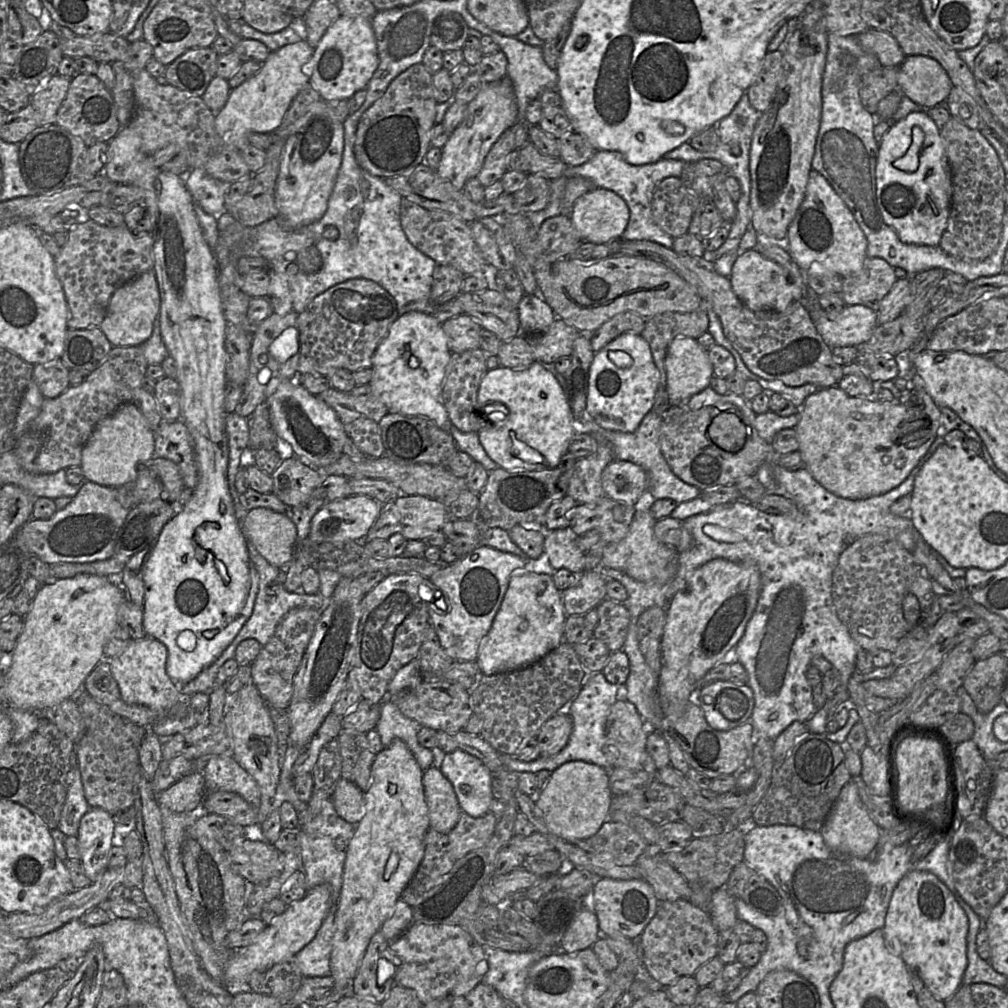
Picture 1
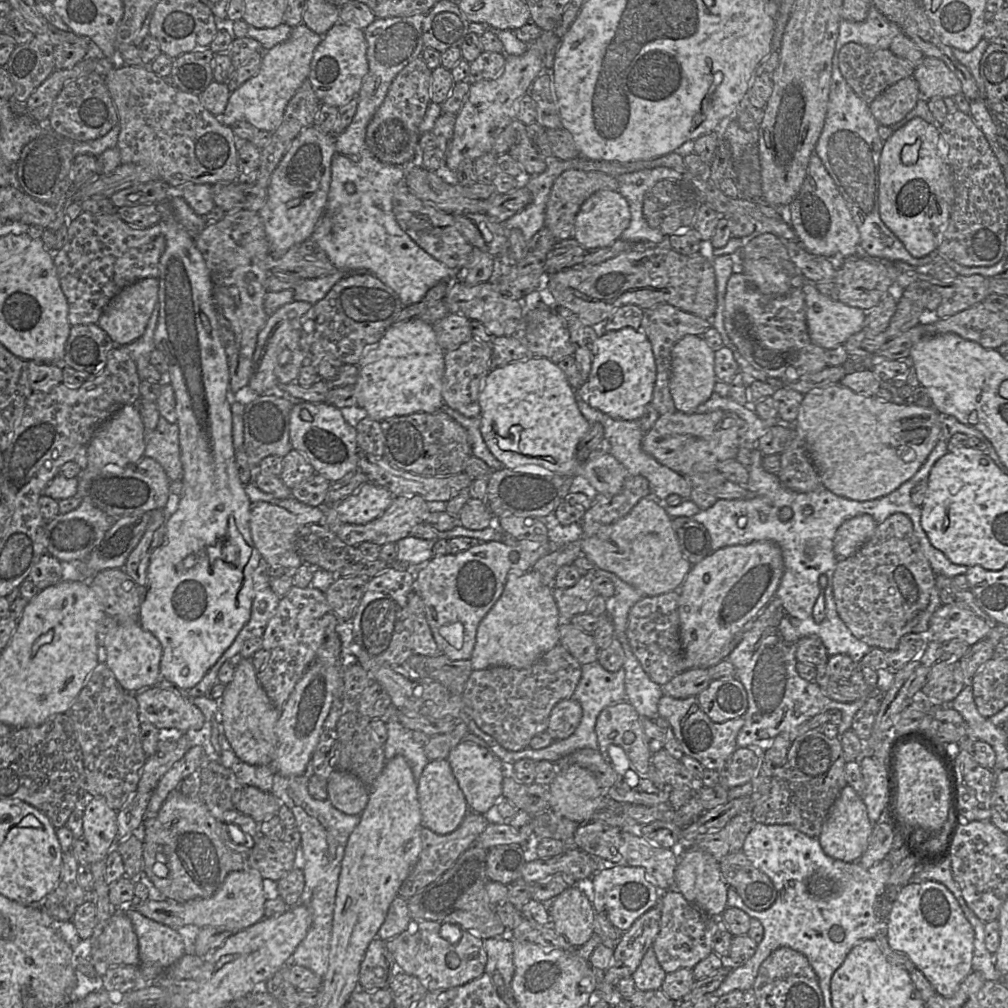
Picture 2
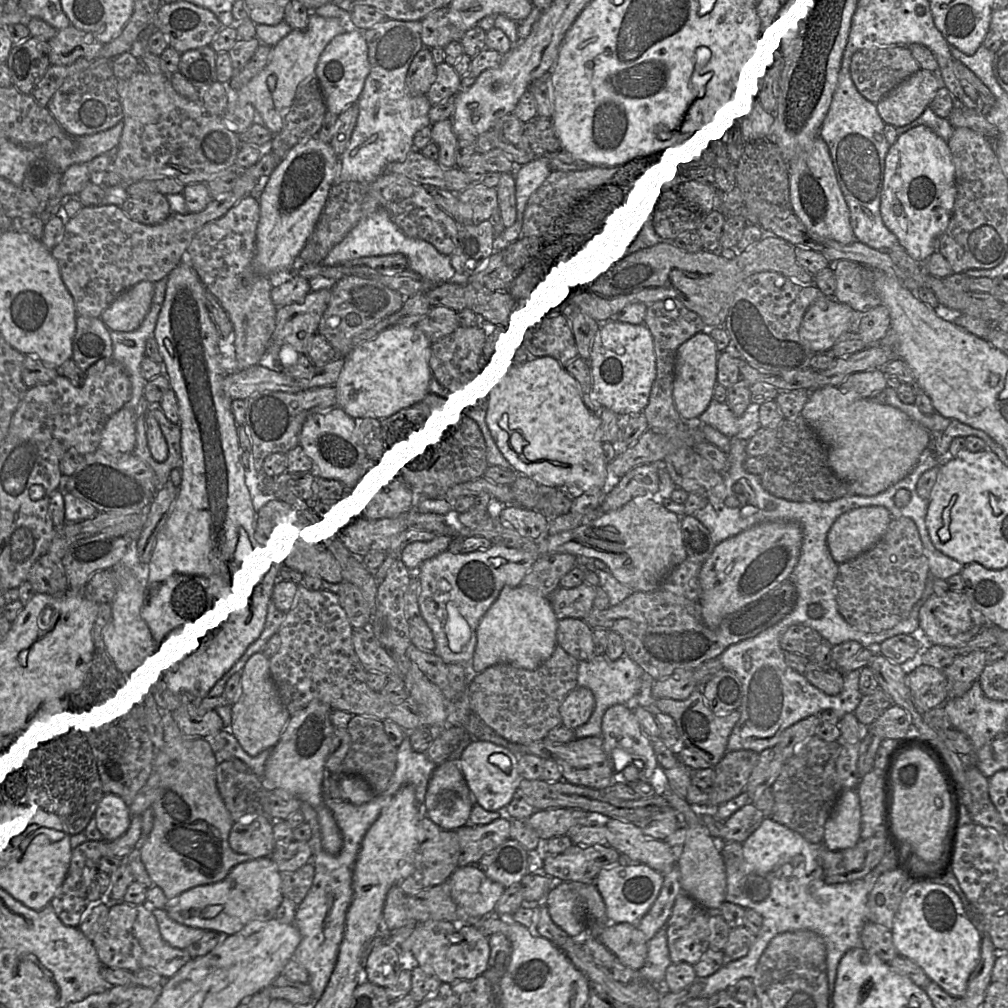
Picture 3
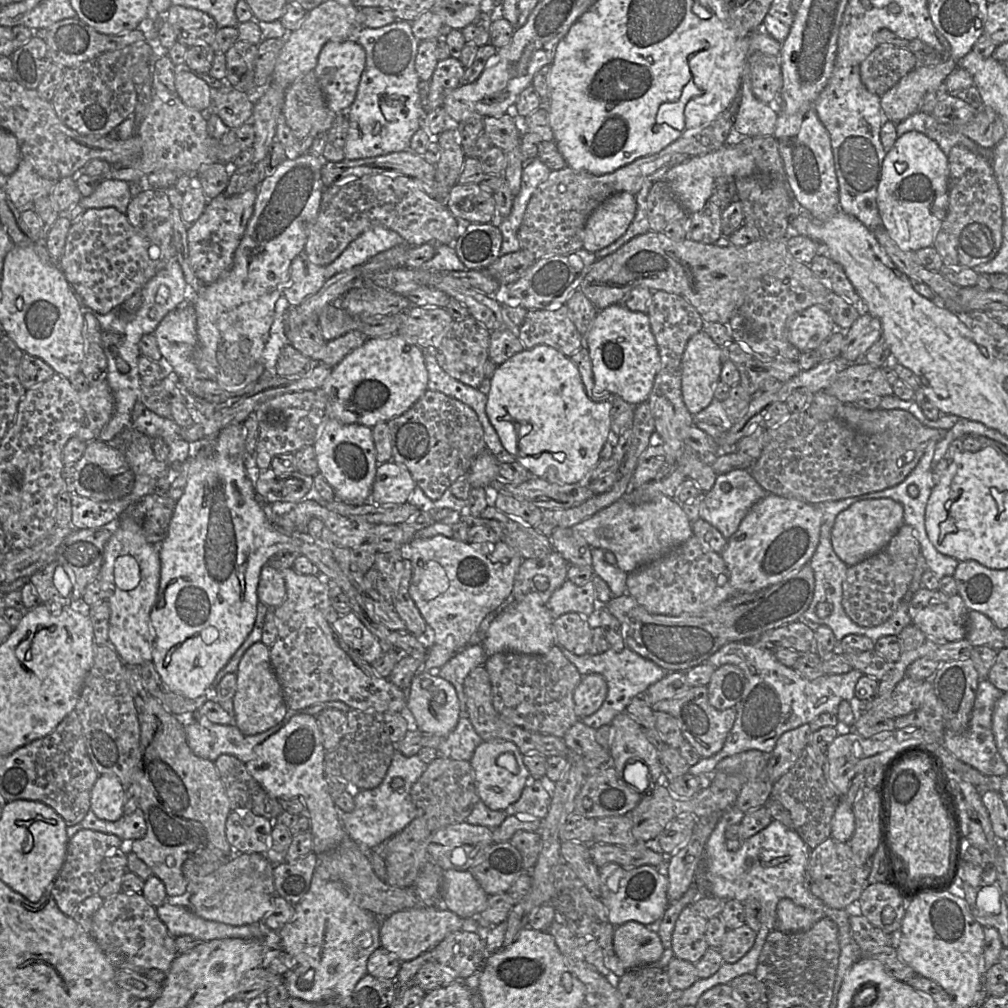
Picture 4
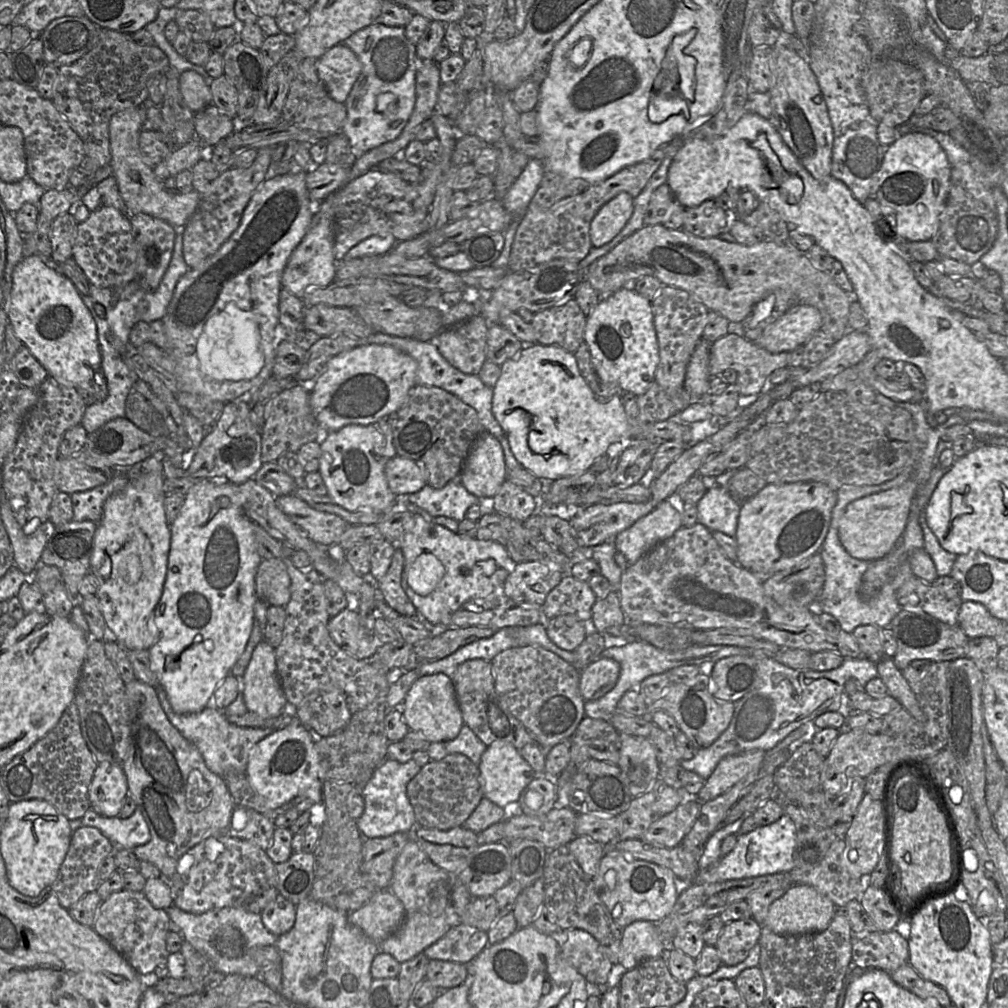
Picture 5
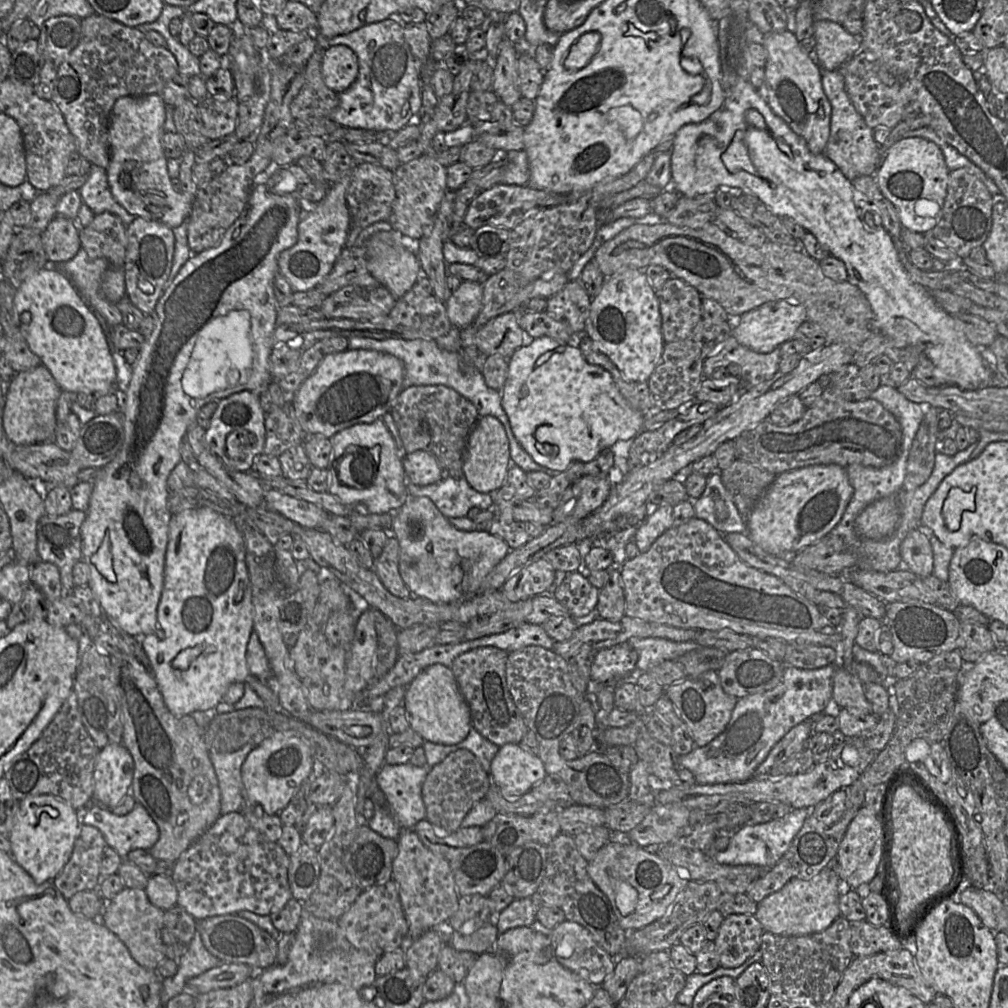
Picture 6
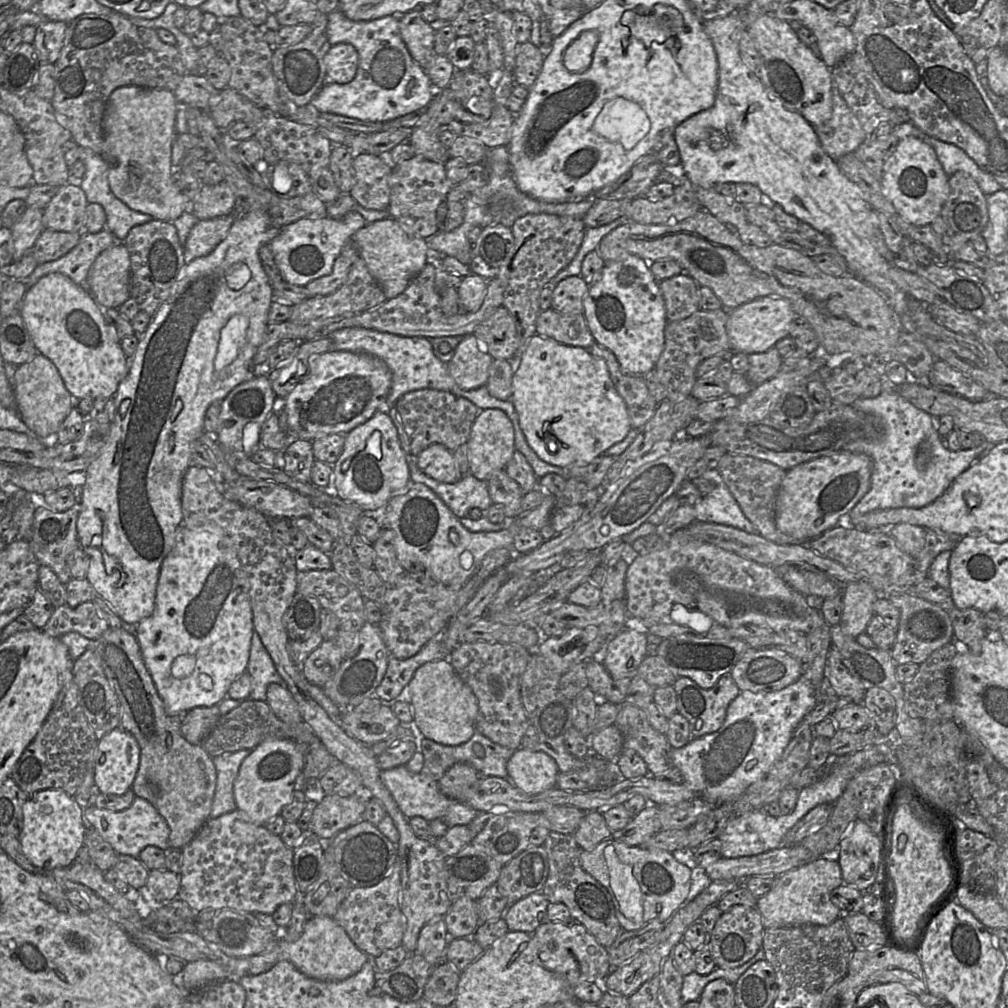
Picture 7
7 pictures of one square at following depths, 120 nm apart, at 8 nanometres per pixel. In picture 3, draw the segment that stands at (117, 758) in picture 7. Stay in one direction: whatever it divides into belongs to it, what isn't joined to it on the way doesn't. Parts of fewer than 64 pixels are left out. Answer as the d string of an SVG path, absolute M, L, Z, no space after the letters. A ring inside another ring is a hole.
M108 788L97 803L92 818L103 840L114 840L128 827L131 814L125 808L122 798Z

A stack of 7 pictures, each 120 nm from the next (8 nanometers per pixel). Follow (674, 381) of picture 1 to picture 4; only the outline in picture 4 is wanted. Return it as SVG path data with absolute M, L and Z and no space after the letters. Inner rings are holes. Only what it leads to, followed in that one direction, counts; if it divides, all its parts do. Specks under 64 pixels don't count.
M704 331L693 335L687 342L682 357L682 397L692 415L708 407L714 399L715 385L720 380L722 348Z

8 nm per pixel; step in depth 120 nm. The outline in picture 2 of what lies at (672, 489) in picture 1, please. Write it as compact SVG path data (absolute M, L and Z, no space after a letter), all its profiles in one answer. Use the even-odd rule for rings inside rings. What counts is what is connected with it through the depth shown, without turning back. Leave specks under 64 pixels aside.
M583 385L576 390L576 400L579 410L589 423L599 422L604 427L604 438L610 443L610 454L612 454L620 463L624 465L629 475L641 475L649 481L650 493L656 494L659 498L665 500L671 494L677 494L683 499L690 498L693 487L690 482L681 474L662 465L651 455L642 449L642 439L644 432L640 427L639 420L621 420L615 419L598 409L592 408L583 393Z

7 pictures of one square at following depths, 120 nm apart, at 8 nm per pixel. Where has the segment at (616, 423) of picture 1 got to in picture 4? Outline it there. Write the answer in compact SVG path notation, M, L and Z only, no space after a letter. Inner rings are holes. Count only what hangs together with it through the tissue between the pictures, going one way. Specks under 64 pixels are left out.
M620 303L598 310L585 346L592 362L595 397L618 395L636 406L648 401L661 362L647 312L631 311Z

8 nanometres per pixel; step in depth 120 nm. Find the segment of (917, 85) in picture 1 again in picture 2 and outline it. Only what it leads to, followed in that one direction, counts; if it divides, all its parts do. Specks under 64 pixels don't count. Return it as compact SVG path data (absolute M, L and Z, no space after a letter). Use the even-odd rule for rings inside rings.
M924 57L913 72L918 83L920 99L928 101L933 97L954 97L962 93L957 76L939 59Z

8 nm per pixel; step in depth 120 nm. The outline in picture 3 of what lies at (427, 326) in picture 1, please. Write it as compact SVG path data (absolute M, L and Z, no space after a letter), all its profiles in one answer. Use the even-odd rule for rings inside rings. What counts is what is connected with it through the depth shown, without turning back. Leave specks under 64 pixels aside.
M392 326L382 331L374 339L354 347L344 357L344 367L334 385L337 406L355 420L367 418L384 420L414 406L430 393L429 385L433 376L430 368L431 355L432 343L417 327Z

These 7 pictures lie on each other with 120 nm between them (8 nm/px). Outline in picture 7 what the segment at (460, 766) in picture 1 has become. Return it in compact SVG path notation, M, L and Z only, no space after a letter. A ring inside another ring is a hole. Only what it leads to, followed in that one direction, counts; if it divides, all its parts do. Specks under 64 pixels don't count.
M525 748L515 750L507 763L507 772L512 783L529 795L555 788L560 773L552 757Z

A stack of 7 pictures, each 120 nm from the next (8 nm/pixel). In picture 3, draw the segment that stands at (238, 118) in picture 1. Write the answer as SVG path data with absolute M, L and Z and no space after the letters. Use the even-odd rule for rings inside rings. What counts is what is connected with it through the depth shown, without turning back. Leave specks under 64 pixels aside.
M311 12L305 29L292 30L272 47L267 65L236 92L238 103L240 105L251 104L262 123L274 135L279 133L283 128L285 112L291 106L297 89L315 74L318 60L325 47L335 36L353 30L357 28L350 19L344 21L339 18L325 18ZM270 75L275 75L277 78L272 90L267 85L267 78Z

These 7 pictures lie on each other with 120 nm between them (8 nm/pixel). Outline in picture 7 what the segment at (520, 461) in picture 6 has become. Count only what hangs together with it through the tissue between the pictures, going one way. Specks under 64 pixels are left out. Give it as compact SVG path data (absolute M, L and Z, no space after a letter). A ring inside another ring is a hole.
M349 327L333 332L329 338L332 341L333 350L366 353L381 359L389 367L392 373L391 389L385 407L380 409L380 411L387 413L390 408L394 407L399 398L414 390L427 388L452 392L471 401L479 410L496 408L504 411L514 427L515 450L518 450L526 457L538 478L549 473L559 474L566 479L569 477L569 468L549 464L541 460L532 450L520 428L518 414L510 400L499 400L491 396L486 385L477 389L464 390L456 384L449 373L447 363L452 359L457 346L464 336L441 336L433 338L422 336L407 337L377 330Z

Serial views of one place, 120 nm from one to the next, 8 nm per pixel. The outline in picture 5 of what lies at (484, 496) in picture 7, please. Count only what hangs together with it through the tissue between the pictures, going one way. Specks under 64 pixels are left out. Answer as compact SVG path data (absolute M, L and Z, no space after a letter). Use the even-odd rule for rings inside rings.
M449 481L441 489L425 485L418 492L398 498L400 502L407 500L425 510L431 517L444 516L457 522L466 518L466 512L473 504L482 501L486 505L489 503L489 499L478 498L468 492L463 484L456 484L453 481Z

